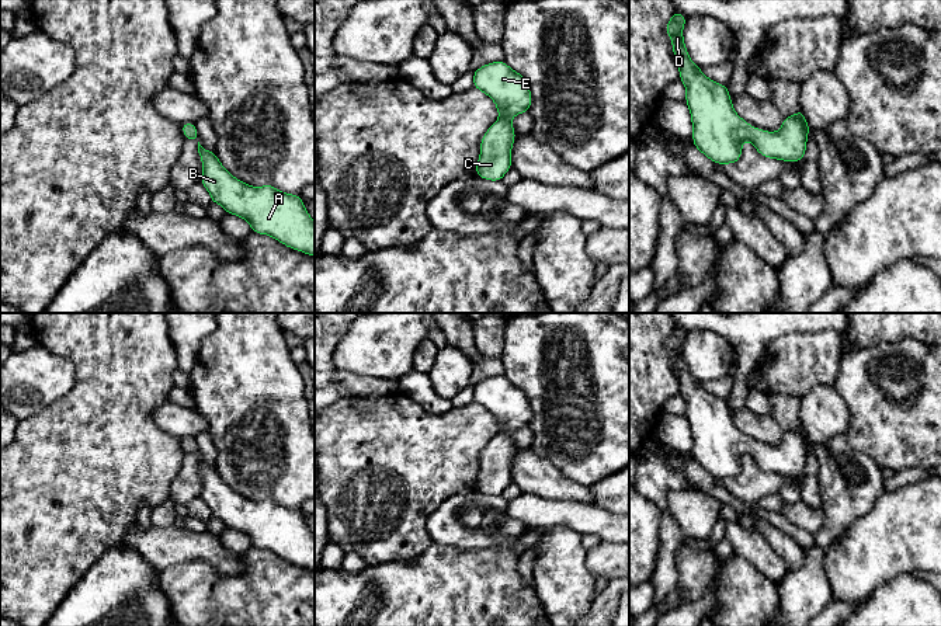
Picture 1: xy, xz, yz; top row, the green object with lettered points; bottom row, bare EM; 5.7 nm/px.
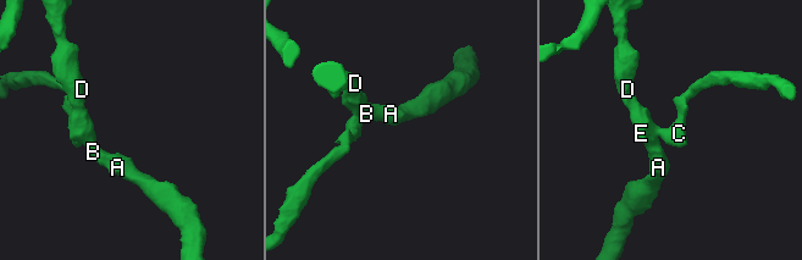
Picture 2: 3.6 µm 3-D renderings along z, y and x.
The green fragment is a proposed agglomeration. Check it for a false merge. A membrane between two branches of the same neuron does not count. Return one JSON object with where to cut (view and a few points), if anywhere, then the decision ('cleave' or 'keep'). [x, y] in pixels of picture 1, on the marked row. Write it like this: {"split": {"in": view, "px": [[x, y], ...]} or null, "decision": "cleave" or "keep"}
{"split": null, "decision": "keep"}

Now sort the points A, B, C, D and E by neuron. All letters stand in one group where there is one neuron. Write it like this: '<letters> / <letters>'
A B C D E

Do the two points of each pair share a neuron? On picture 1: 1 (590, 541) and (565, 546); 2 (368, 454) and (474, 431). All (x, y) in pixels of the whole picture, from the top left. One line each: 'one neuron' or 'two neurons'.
1: two neurons
2: one neuron

